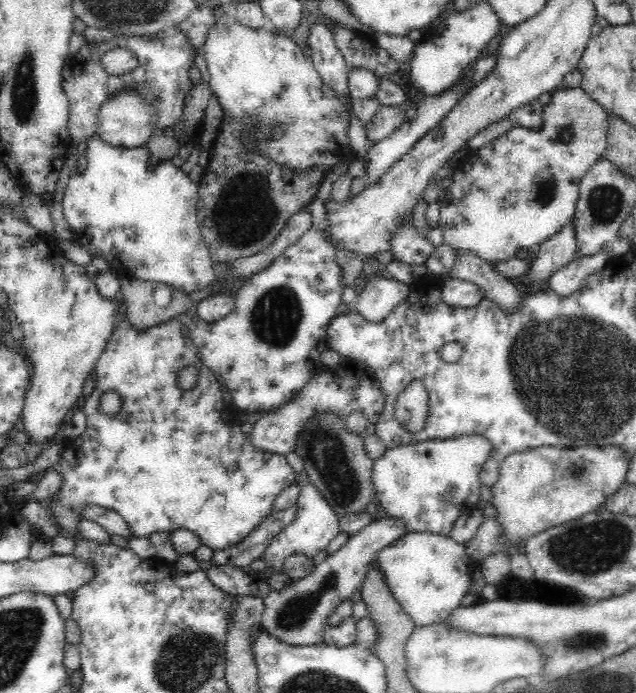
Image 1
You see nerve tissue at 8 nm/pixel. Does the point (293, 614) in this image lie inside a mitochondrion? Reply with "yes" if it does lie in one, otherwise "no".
yes

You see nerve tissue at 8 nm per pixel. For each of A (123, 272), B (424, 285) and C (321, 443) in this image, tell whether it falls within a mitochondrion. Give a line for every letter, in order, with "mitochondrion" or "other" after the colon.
A: other
B: other
C: mitochondrion

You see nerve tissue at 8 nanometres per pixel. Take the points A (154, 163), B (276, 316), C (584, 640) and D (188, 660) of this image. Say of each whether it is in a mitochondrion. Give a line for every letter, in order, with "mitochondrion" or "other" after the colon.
A: other
B: mitochondrion
C: mitochondrion
D: mitochondrion

